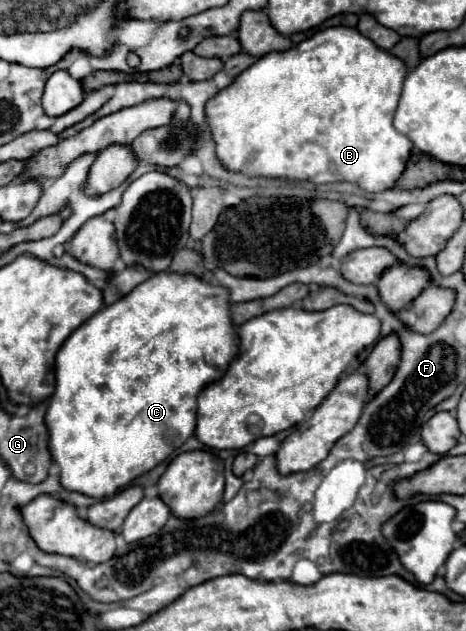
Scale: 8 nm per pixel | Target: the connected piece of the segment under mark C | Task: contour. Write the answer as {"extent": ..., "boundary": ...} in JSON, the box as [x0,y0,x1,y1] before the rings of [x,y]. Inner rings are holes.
{"extent":[45,273,237,499],"boundary":[[[177,273],[151,275],[145,283],[137,285],[129,295],[125,295],[119,301],[115,301],[113,305],[97,311],[75,333],[71,333],[71,337],[61,345],[57,359],[55,359],[55,393],[49,397],[47,411],[45,411],[45,427],[49,431],[47,447],[51,453],[51,459],[59,465],[59,481],[61,481],[63,489],[77,491],[77,493],[83,493],[93,499],[105,499],[105,497],[115,495],[119,489],[127,487],[139,475],[157,467],[161,461],[165,461],[195,431],[197,413],[193,413],[193,399],[197,399],[197,393],[205,385],[217,381],[225,373],[225,369],[227,369],[229,361],[235,357],[235,353],[237,353],[237,333],[235,333],[235,327],[233,327],[231,315],[229,315],[227,289],[205,283],[205,281],[197,279],[195,275],[177,275]]]}

